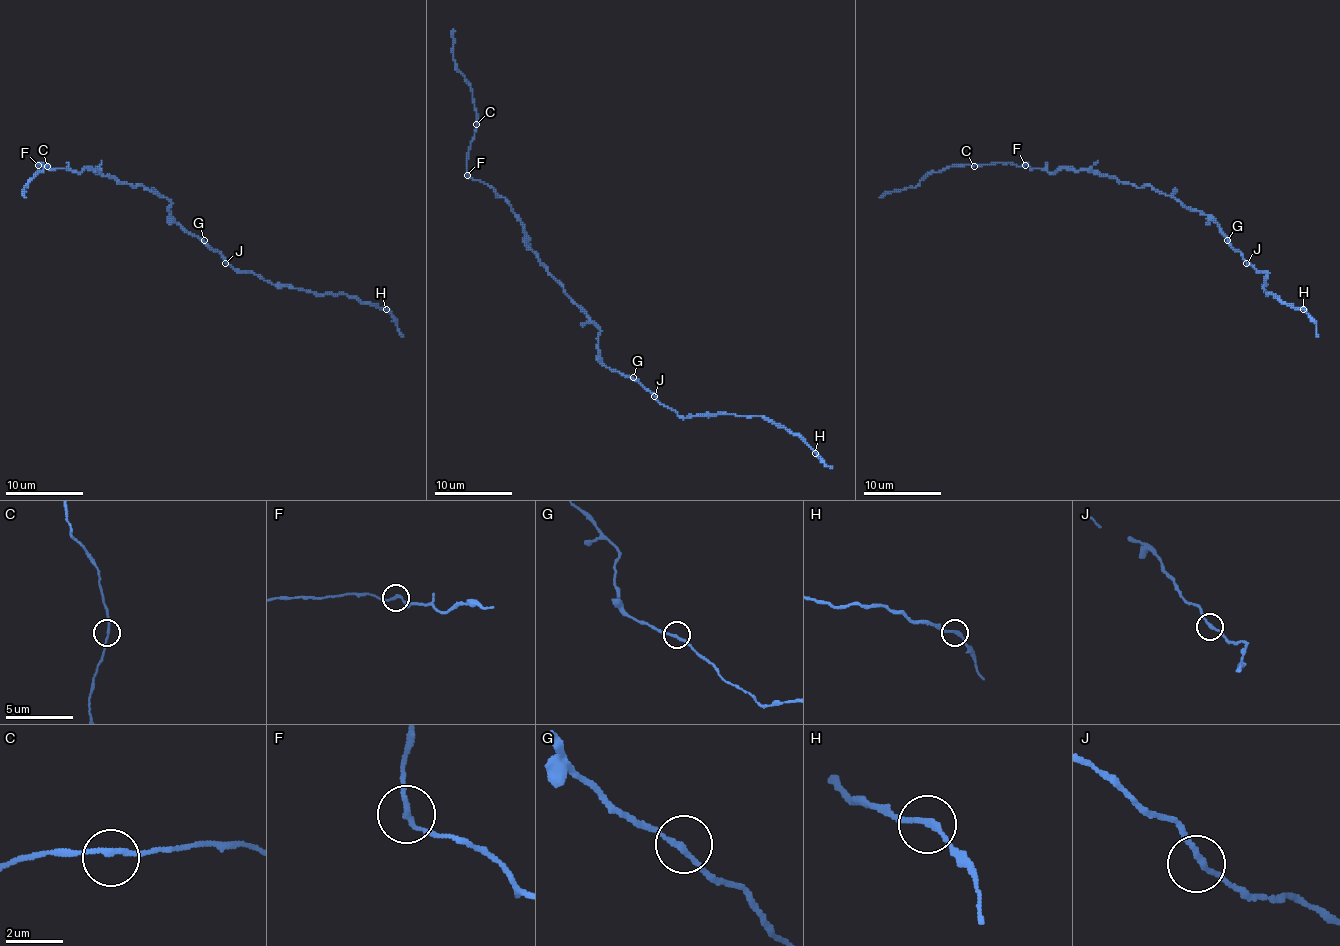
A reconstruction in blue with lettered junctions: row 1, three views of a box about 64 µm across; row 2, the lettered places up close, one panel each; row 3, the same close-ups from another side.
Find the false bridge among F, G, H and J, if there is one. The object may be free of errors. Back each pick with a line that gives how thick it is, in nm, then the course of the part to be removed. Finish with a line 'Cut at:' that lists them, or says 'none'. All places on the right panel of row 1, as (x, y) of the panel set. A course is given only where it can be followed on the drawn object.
Cut at: none

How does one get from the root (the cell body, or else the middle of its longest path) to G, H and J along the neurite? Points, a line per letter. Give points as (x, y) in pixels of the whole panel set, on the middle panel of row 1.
G: (586, 317), (600, 331), (600, 360), (608, 367), (633, 377)
H: (586, 317), (600, 331), (600, 360), (637, 379), (679, 416), (764, 416), (795, 433), (815, 453)
J: (586, 317), (600, 331), (600, 360), (608, 367), (637, 379), (654, 396)

